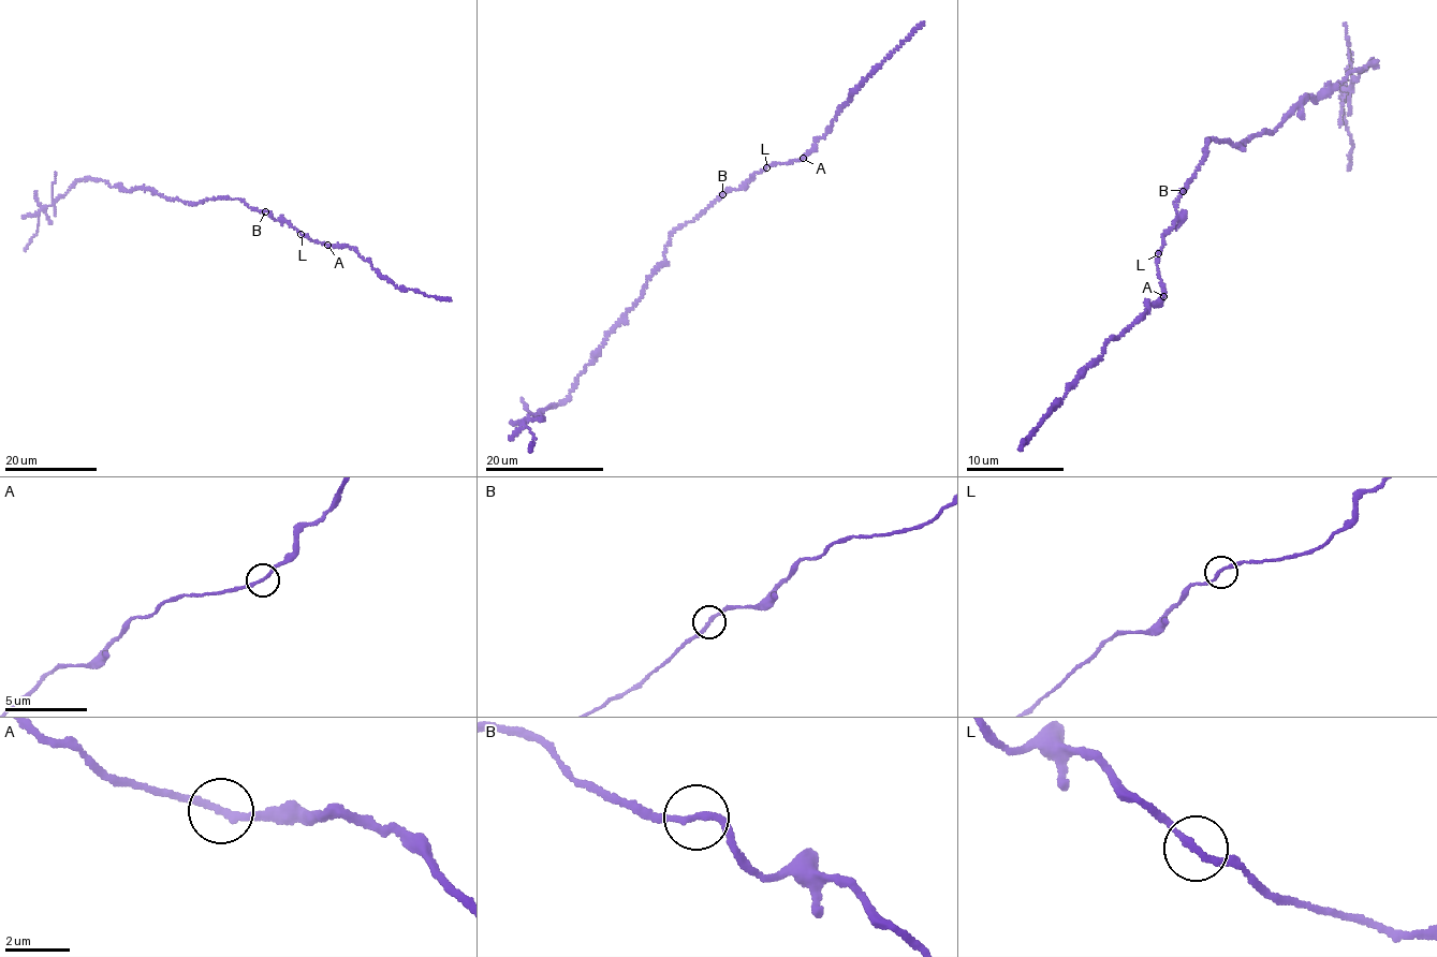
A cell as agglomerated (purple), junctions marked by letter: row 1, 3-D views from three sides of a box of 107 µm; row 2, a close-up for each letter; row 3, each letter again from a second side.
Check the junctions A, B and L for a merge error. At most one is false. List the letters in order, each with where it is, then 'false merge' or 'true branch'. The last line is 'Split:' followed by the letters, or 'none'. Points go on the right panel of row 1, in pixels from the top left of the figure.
A: at (1163, 296); true branch
B: at (1183, 191); false merge
L: at (1158, 253); true branch
Split: B

